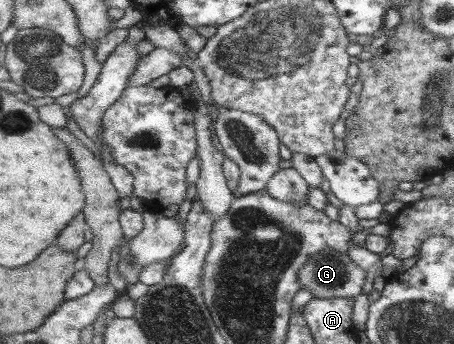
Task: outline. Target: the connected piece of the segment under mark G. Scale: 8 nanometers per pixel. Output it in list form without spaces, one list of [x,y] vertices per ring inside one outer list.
[[[323,251],[313,255],[303,267],[300,268],[301,288],[306,288],[317,298],[328,298],[333,300],[339,296],[359,296],[365,288],[367,282],[367,272],[353,260],[353,256],[348,256],[342,252]]]

